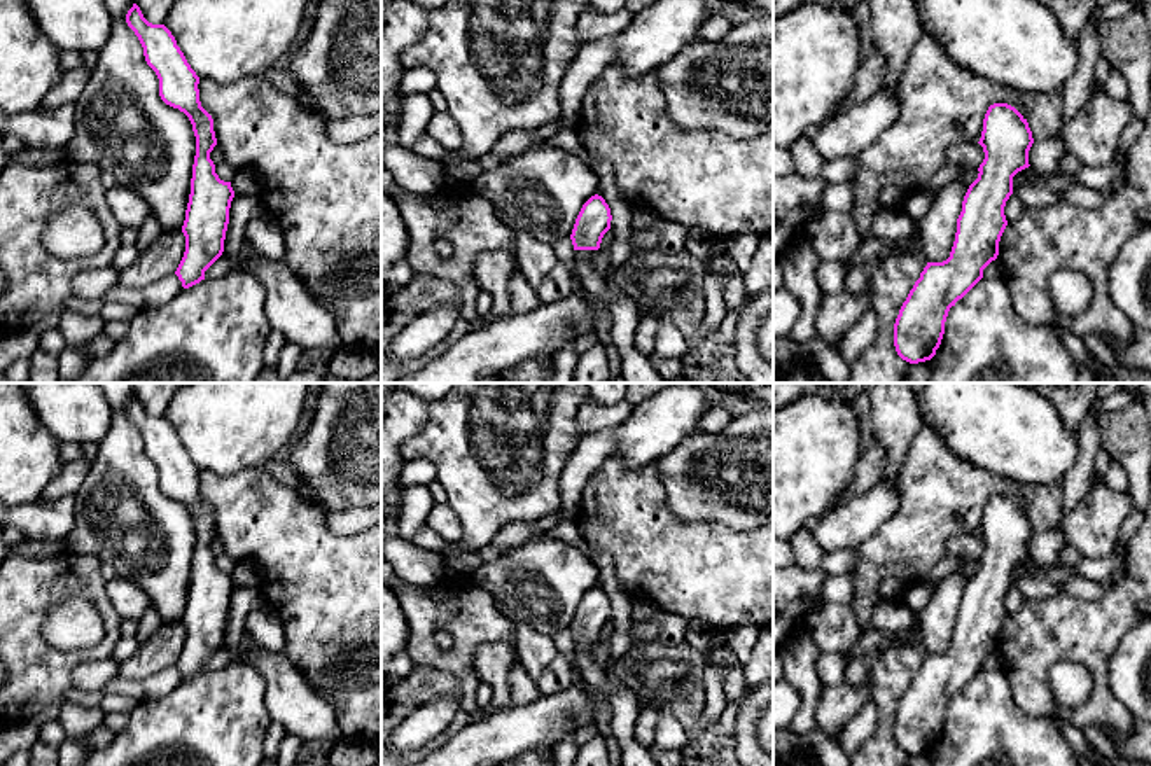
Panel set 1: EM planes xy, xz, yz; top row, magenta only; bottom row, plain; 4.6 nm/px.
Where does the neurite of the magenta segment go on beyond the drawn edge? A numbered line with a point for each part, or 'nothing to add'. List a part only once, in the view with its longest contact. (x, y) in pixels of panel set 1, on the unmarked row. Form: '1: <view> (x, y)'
nothing to add

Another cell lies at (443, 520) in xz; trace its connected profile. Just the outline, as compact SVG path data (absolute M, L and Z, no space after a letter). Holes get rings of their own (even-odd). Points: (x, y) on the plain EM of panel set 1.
M450 504L434 505L425 525L446 542L453 542L462 537L462 523Z

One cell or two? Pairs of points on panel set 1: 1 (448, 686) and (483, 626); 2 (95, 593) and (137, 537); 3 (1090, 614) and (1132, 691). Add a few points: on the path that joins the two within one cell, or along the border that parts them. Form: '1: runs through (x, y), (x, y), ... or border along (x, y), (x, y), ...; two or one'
1: border along (415, 665), (452, 674), (473, 668); two
2: border along (67, 550), (90, 553), (102, 562); two
3: border along (1132, 625), (1109, 661), (1109, 688), (1113, 695); two

